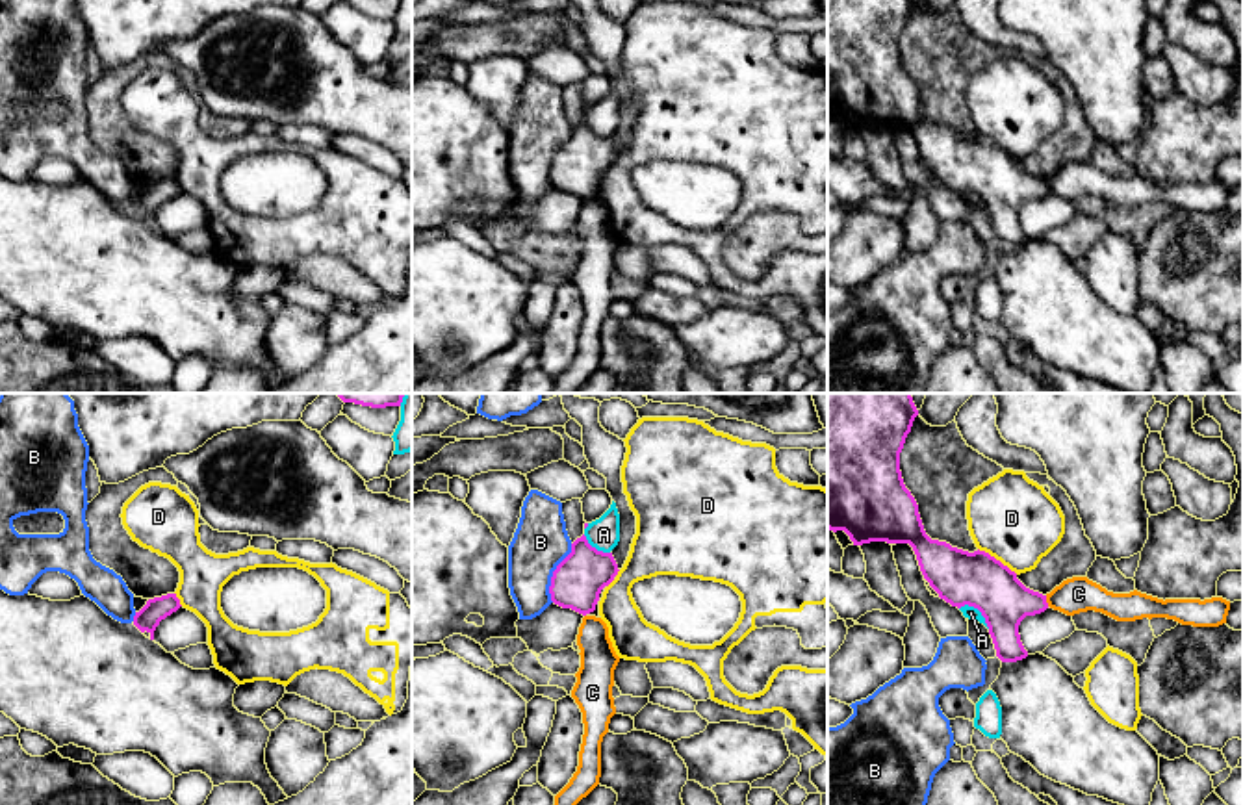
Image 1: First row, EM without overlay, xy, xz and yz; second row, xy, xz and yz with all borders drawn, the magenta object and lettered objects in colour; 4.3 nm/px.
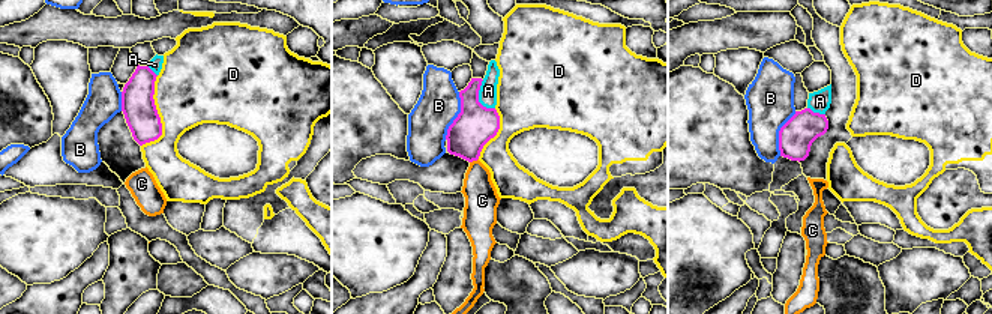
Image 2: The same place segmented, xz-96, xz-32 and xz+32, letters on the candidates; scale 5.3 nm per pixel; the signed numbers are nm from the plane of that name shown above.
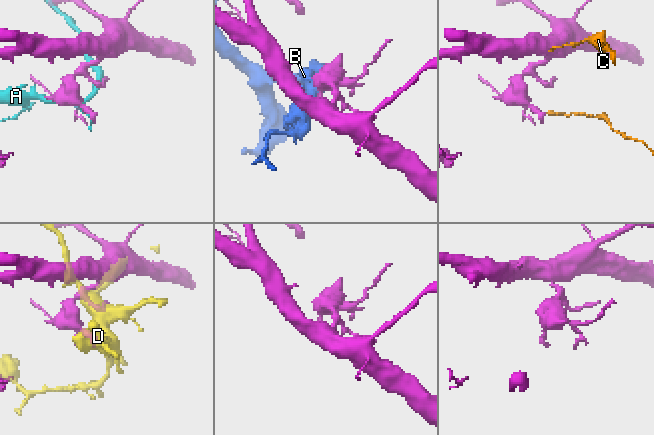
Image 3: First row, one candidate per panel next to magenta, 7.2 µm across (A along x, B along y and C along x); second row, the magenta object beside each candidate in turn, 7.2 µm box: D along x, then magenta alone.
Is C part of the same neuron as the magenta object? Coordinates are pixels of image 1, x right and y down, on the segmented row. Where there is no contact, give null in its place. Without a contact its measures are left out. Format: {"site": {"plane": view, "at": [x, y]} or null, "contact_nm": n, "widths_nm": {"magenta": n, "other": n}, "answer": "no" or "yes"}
{"site": {"plane": "yz", "at": [1045, 601]}, "contact_nm": 50, "widths_nm": {"magenta": 220, "other": 160}, "answer": "no"}

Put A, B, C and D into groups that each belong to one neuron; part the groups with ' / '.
A / B / C / D

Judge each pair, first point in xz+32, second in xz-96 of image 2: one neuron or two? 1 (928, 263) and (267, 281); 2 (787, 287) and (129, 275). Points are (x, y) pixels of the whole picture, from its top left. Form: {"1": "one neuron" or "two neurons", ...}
{"1": "one neuron", "2": "one neuron"}

